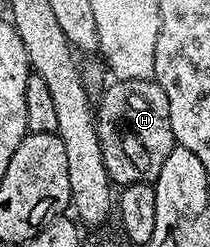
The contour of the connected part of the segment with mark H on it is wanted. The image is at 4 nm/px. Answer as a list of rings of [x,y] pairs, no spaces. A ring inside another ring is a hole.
[[[153,78],[148,80],[115,79],[113,83],[110,89],[107,87],[101,93],[101,96],[103,95],[102,105],[99,107],[97,105],[96,108],[98,141],[100,142],[100,154],[104,154],[104,166],[115,185],[151,183],[157,180],[168,154],[176,147],[172,134],[172,122],[168,114],[168,94],[164,94],[162,87]]]

